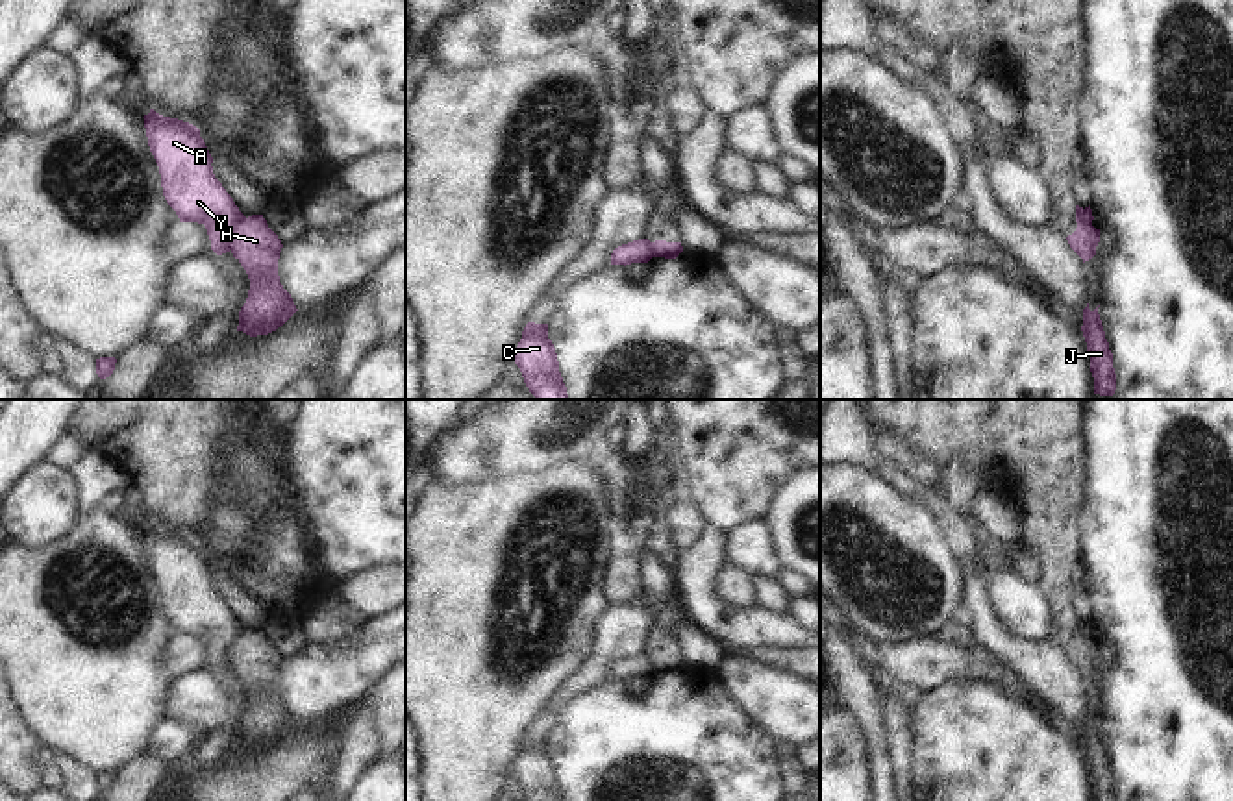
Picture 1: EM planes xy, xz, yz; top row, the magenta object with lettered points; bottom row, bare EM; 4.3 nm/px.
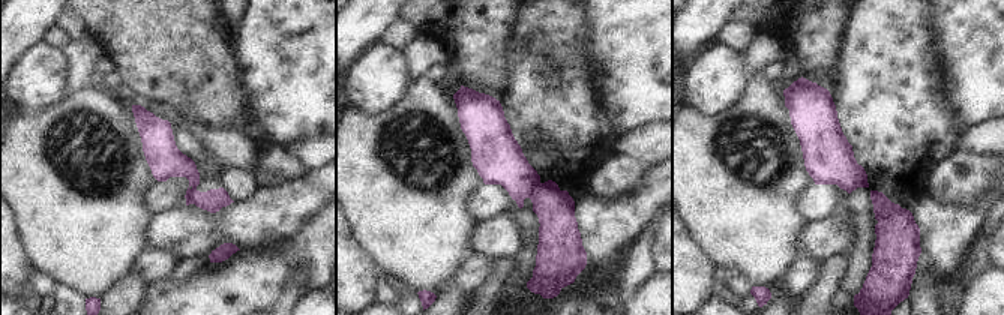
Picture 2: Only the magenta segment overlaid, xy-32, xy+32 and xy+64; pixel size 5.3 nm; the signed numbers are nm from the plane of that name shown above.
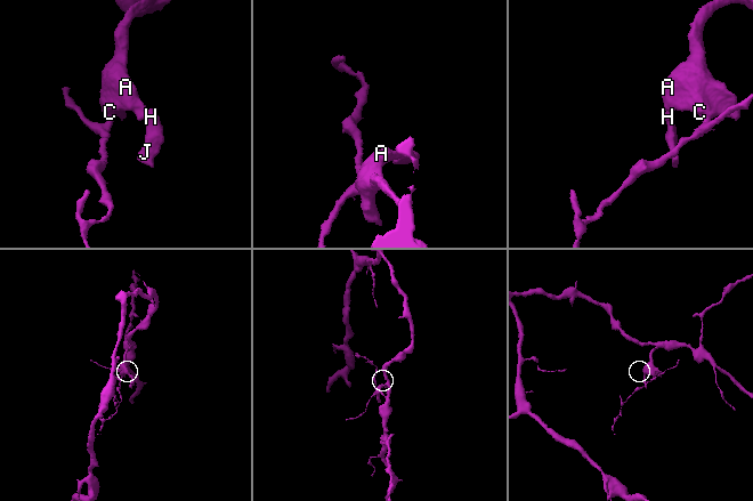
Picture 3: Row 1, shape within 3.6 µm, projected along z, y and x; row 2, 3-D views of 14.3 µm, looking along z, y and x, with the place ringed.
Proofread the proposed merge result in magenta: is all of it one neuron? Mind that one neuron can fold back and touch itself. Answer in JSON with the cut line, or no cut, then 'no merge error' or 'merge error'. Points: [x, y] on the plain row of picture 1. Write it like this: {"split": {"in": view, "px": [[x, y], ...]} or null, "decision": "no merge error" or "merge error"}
{"split": {"in": "xy", "px": [[245, 631], [234, 644], [228, 663]]}, "decision": "merge error"}

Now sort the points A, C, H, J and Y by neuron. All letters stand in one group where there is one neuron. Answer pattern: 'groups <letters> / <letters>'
groups A C Y / H J

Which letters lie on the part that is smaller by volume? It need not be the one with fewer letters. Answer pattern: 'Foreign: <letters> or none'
Foreign: H, J

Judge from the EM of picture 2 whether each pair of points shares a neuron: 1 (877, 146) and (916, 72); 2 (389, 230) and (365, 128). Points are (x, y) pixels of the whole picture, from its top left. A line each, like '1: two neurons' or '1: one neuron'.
1: one neuron
2: one neuron

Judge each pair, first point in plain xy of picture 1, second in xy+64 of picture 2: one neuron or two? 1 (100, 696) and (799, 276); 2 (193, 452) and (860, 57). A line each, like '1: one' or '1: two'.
1: two
2: two

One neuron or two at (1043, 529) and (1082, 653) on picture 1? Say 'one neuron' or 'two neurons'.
one neuron

